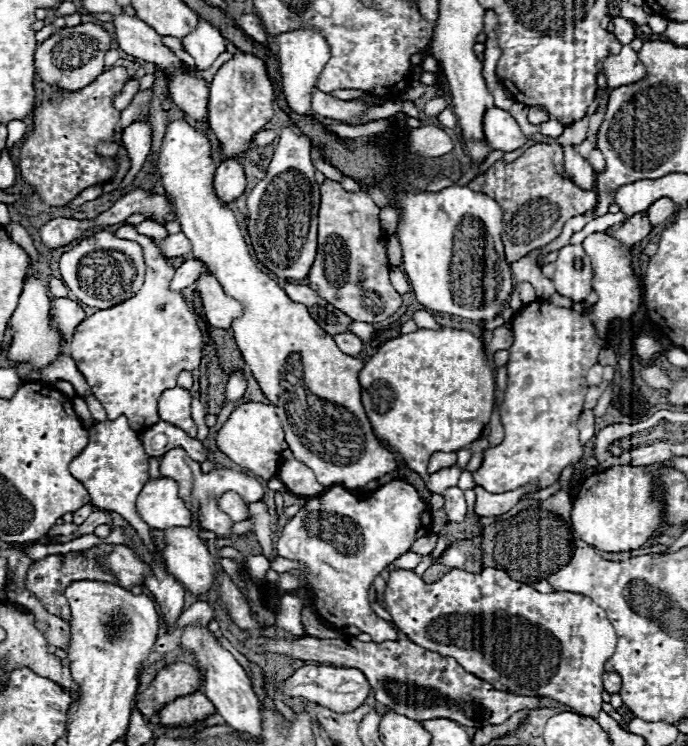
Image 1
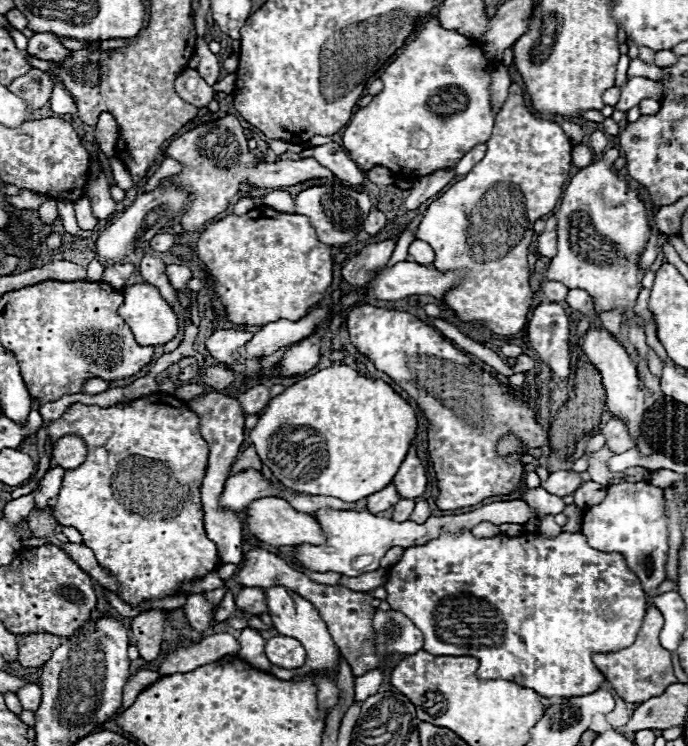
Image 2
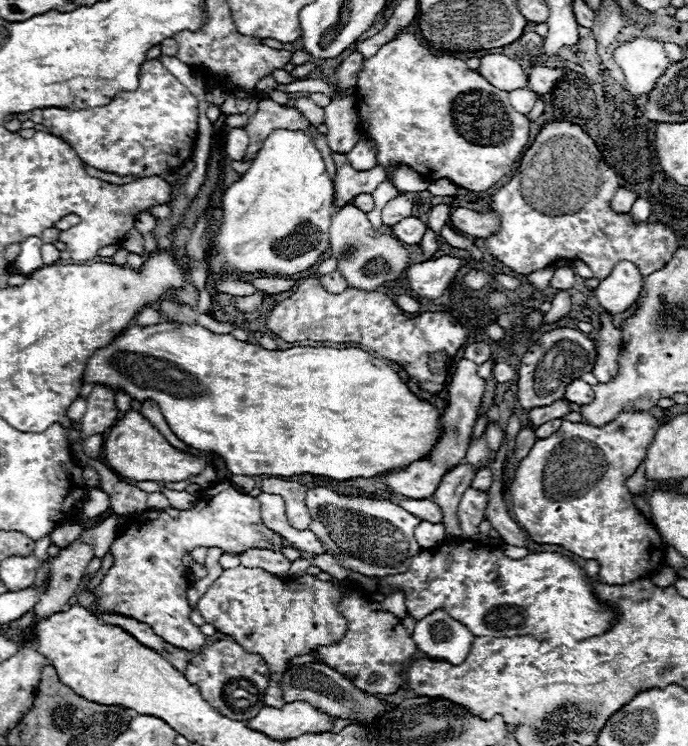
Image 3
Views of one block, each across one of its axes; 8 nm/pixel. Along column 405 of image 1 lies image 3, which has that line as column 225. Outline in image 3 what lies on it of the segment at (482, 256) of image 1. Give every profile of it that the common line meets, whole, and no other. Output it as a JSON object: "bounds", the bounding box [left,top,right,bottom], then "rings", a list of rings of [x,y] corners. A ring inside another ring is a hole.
{"bounds":[210,128,334,278],"rings":[[[276,128],[258,150],[252,166],[246,174],[234,182],[222,202],[224,220],[218,236],[214,238],[216,254],[210,258],[210,270],[216,274],[234,274],[242,278],[244,274],[298,274],[316,264],[320,254],[328,250],[328,226],[334,214],[332,204],[334,186],[326,172],[324,160],[314,144],[310,130],[284,130]]]}

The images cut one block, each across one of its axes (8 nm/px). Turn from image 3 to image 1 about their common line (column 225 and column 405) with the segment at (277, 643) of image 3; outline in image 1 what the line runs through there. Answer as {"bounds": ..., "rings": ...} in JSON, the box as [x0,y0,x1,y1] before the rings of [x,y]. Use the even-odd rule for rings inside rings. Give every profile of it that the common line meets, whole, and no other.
{"bounds":[384,568,618,718],"rings":[[[484,568],[480,574],[476,574],[474,588],[470,588],[470,608],[454,608],[454,604],[450,604],[450,588],[426,584],[412,570],[396,570],[390,574],[390,582],[384,590],[384,608],[390,612],[394,624],[412,642],[430,652],[438,652],[444,658],[456,658],[466,672],[490,682],[496,690],[518,696],[550,698],[566,704],[572,712],[590,718],[596,718],[602,710],[604,662],[614,654],[618,636],[604,610],[588,596],[572,592],[542,594],[508,578],[508,574],[502,570]]]}

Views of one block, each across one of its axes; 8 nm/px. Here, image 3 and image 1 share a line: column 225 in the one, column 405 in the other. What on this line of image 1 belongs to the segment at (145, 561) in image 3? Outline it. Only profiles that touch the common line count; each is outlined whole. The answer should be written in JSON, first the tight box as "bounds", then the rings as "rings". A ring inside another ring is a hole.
{"bounds":[268,480,432,642],"rings":[[[392,480],[384,486],[380,486],[376,492],[372,492],[368,498],[360,498],[358,494],[346,490],[344,486],[336,484],[332,488],[328,488],[326,492],[322,492],[320,496],[314,496],[306,502],[304,510],[300,510],[282,530],[276,550],[278,556],[288,558],[288,560],[296,560],[300,564],[304,564],[308,568],[306,580],[300,580],[298,576],[284,572],[280,574],[276,584],[268,584],[270,588],[276,590],[294,590],[300,584],[308,584],[312,588],[312,594],[316,596],[316,600],[312,600],[314,610],[330,624],[336,624],[338,628],[344,626],[356,626],[360,628],[360,632],[366,632],[372,636],[374,642],[386,642],[386,640],[396,640],[398,632],[396,628],[378,618],[374,614],[374,610],[370,608],[370,600],[368,600],[368,590],[374,582],[374,578],[390,564],[394,562],[398,556],[406,554],[412,546],[414,540],[428,536],[432,526],[432,514],[426,506],[426,502],[420,498],[420,494],[416,492],[414,486],[406,484],[404,480]]]}

